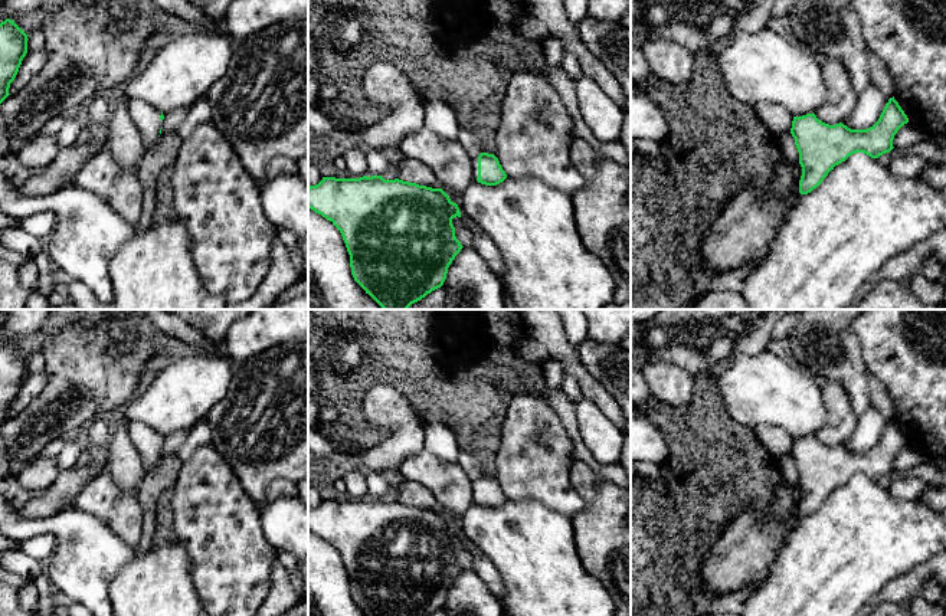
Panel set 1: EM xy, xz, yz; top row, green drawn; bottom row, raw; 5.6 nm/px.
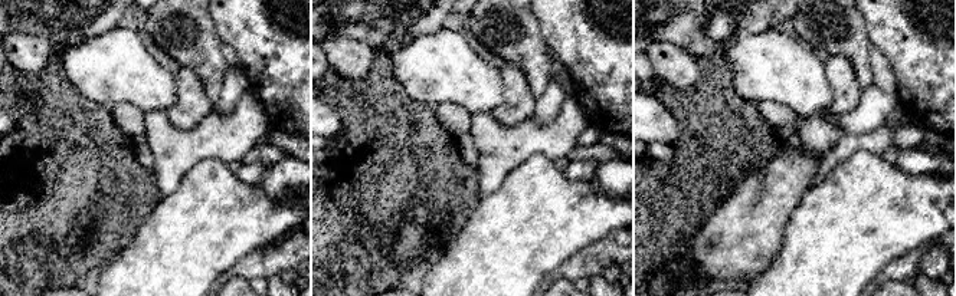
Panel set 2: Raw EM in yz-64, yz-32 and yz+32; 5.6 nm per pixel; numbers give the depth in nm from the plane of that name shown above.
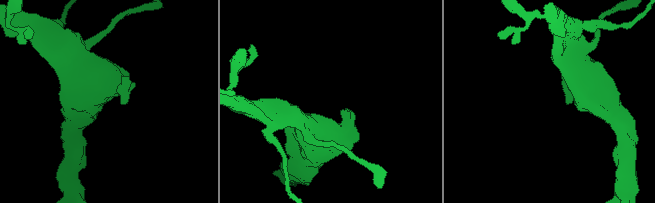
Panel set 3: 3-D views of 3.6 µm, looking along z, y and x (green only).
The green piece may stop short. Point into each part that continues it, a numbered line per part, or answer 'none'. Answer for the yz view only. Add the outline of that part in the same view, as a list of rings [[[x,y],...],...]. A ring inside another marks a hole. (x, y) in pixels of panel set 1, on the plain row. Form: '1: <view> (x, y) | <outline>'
none

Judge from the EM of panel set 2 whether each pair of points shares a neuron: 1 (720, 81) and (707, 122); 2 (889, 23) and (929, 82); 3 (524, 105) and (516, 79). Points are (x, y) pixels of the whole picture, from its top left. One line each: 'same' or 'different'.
1: same
2: same
3: same

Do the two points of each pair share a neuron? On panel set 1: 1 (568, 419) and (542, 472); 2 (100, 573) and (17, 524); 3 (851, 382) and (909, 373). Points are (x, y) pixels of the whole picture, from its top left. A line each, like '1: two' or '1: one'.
1: two
2: one
3: two

